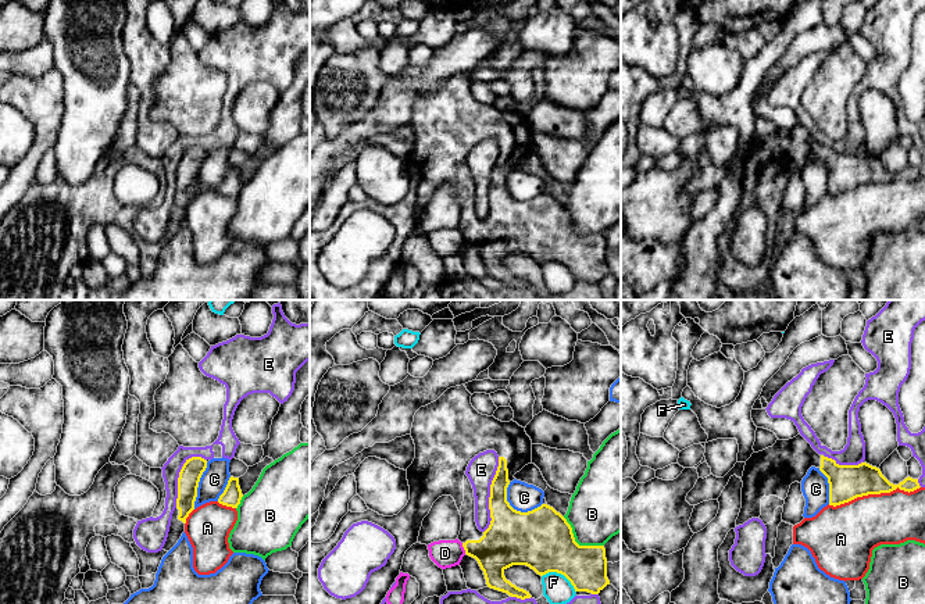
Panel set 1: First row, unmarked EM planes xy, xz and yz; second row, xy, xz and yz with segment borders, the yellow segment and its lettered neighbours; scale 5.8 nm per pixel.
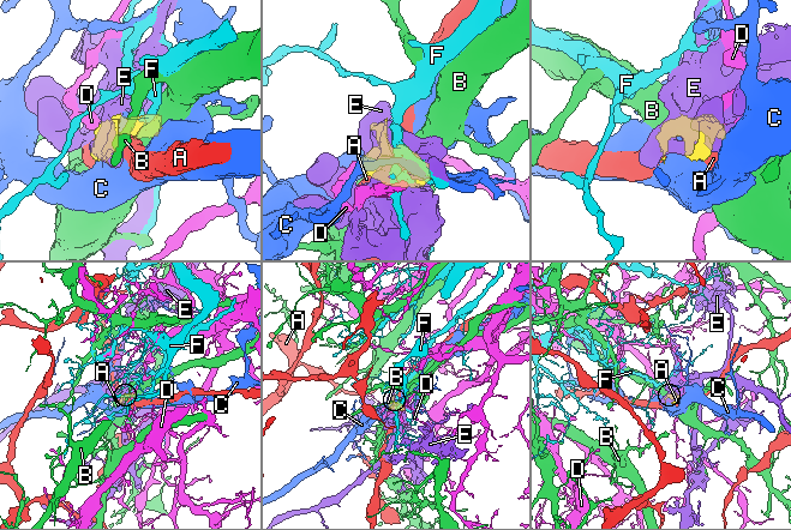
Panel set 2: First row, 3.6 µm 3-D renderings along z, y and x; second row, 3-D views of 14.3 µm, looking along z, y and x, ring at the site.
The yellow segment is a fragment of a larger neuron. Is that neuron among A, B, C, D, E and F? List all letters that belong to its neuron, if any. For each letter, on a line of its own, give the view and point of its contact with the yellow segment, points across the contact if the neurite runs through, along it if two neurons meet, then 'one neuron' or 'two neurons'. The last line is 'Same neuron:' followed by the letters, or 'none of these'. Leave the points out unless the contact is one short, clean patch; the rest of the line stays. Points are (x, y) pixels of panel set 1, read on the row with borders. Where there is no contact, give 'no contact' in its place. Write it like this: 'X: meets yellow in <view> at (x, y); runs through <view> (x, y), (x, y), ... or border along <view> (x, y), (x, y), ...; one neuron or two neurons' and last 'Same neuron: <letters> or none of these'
A: meets yellow in yz at (874, 493); two neurons
B: meets yellow in xz at (577, 543); two neurons
C: meets yellow in xz at (515, 510); two neurons
D: meets yellow in xz at (464, 549); border along xz (461, 543), (465, 553); two neurons
E: meets yellow in xz at (490, 495); two neurons
F: meets yellow in xz at (561, 574); border along xz (542, 575), (560, 572), (575, 592); two neurons
Same neuron: none of these

